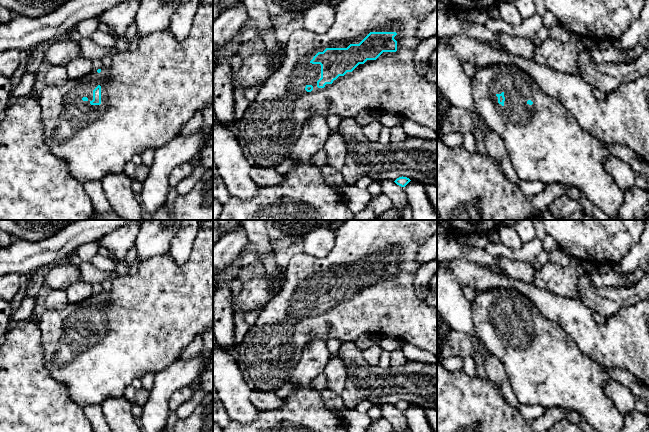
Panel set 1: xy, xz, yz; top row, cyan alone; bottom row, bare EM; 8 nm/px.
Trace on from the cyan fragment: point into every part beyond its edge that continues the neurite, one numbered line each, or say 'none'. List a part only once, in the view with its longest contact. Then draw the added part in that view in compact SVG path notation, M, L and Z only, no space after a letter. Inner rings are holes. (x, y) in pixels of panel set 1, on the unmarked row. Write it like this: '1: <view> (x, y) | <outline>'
1: xz (267, 356) | M346 220L335 231L335 244L326 257L316 258L305 253L293 256L284 269L284 286L261 309L256 322L250 326L237 349L236 361L250 389L276 391L284 383L290 382L303 348L315 338L325 342L336 338L340 343L355 343L360 335L375 333L379 337L398 338L437 356L437 308L432 306L430 300L419 300L414 288L415 274L420 266L416 259L417 251L435 232L437 220ZM370 256L396 256L397 275L383 276L376 284L367 284L352 296L339 300L332 308L318 312L321 289L312 288L310 285L313 281L326 272L347 272L350 268L359 268Z

